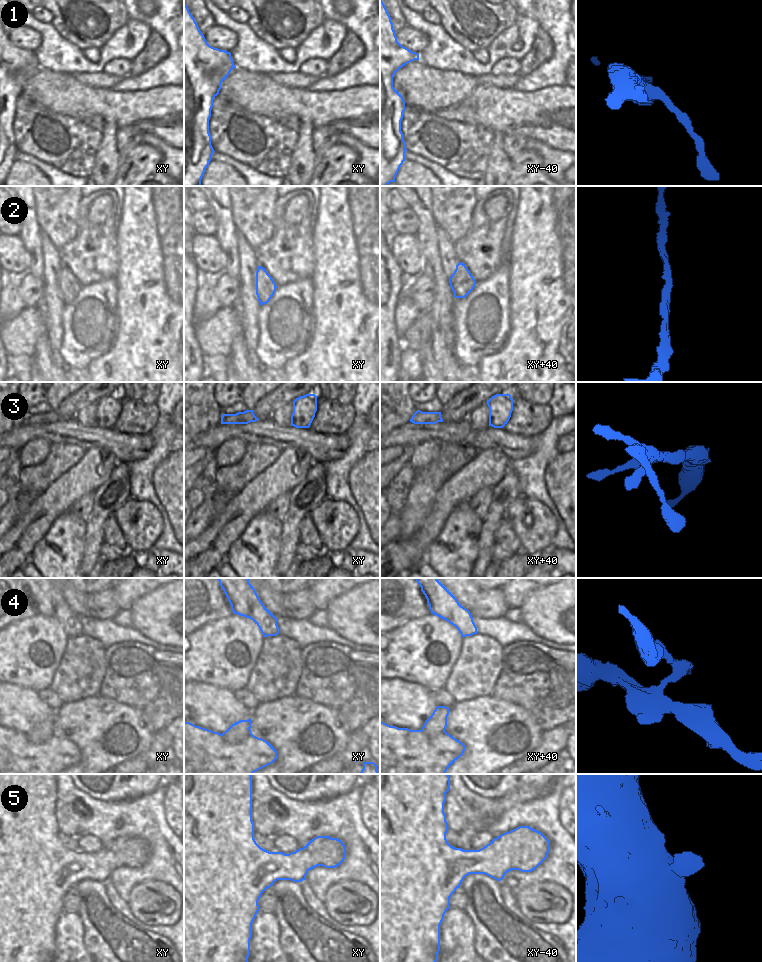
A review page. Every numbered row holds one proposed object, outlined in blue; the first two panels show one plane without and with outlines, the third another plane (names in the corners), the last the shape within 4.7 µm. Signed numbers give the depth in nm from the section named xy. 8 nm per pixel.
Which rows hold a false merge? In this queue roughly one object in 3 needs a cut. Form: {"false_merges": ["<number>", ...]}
{"false_merges": ["1", "2", "4"]}

